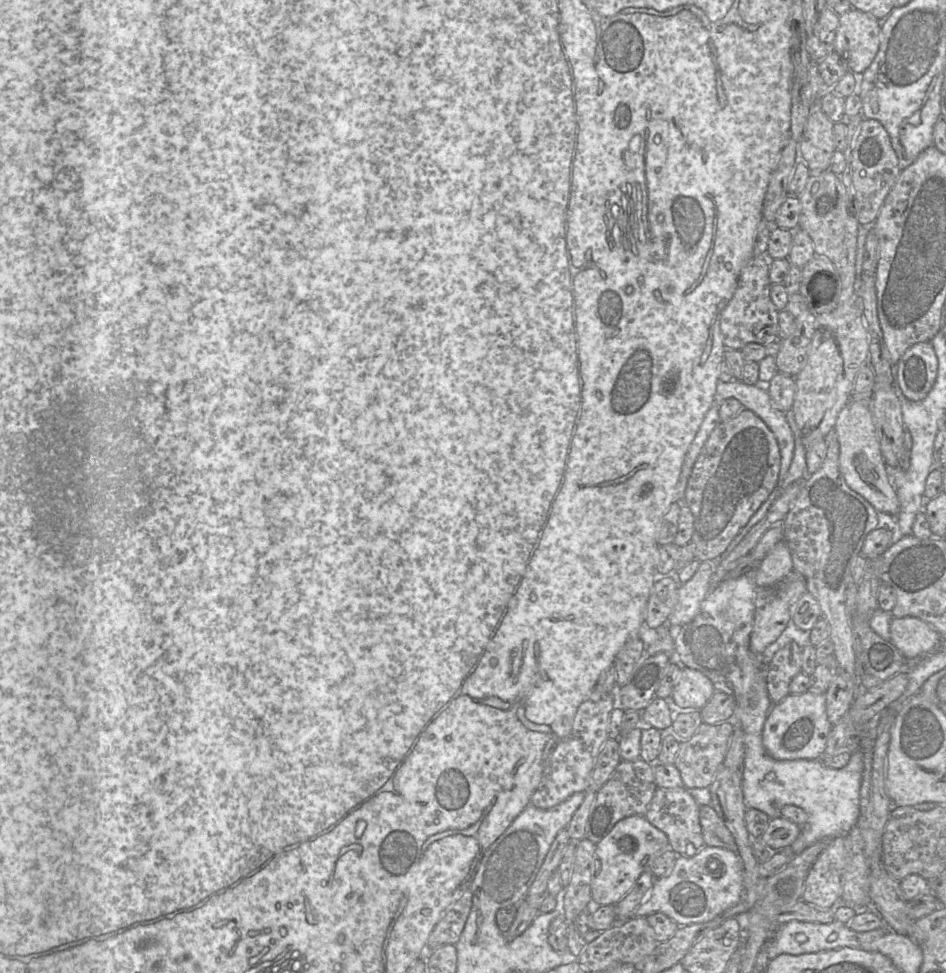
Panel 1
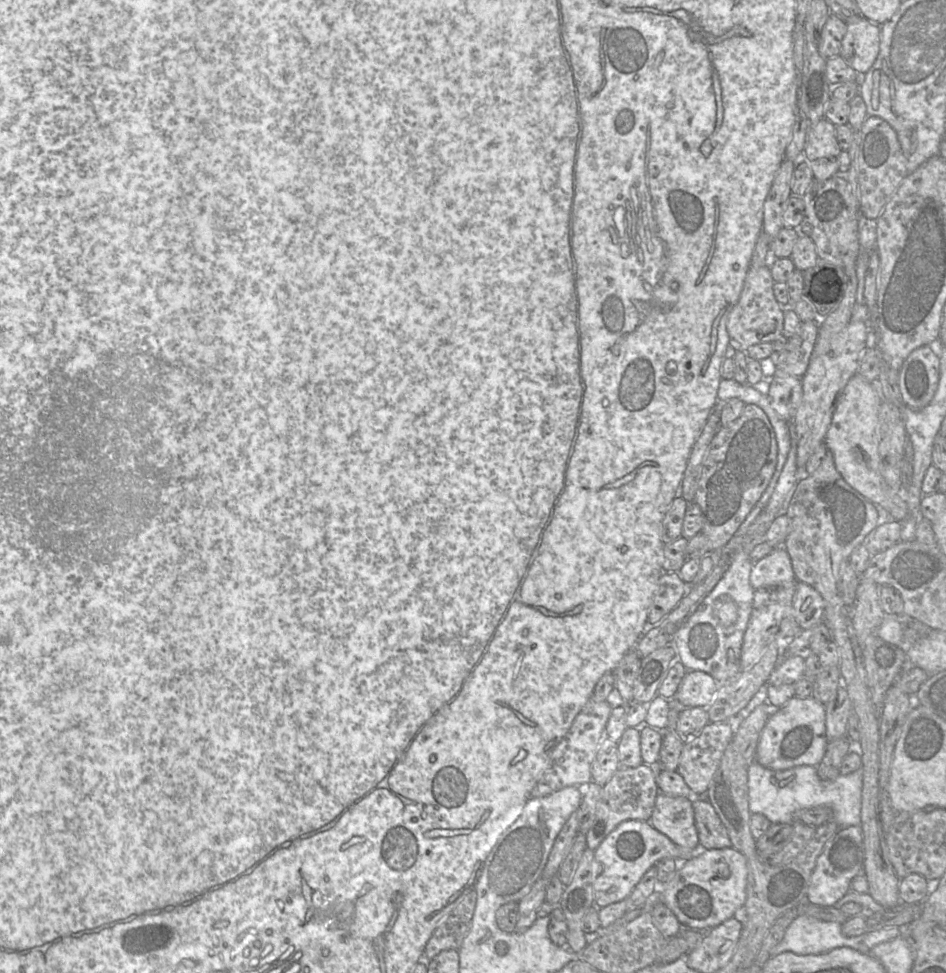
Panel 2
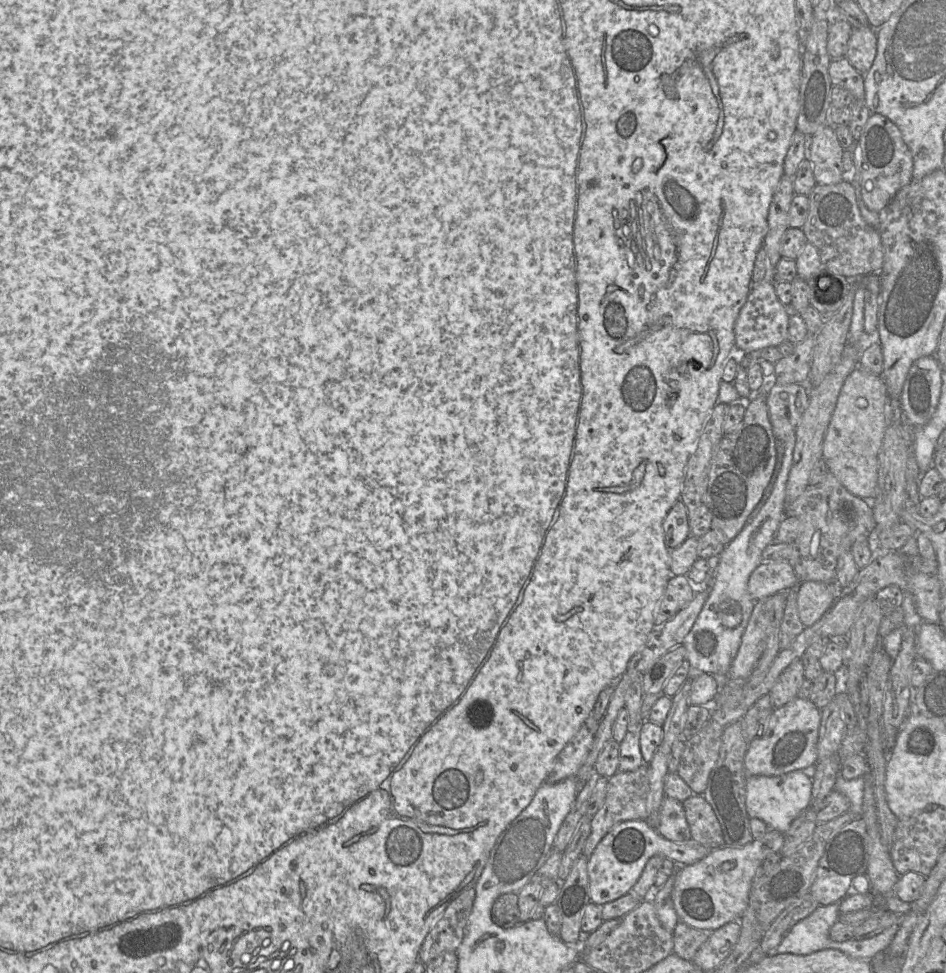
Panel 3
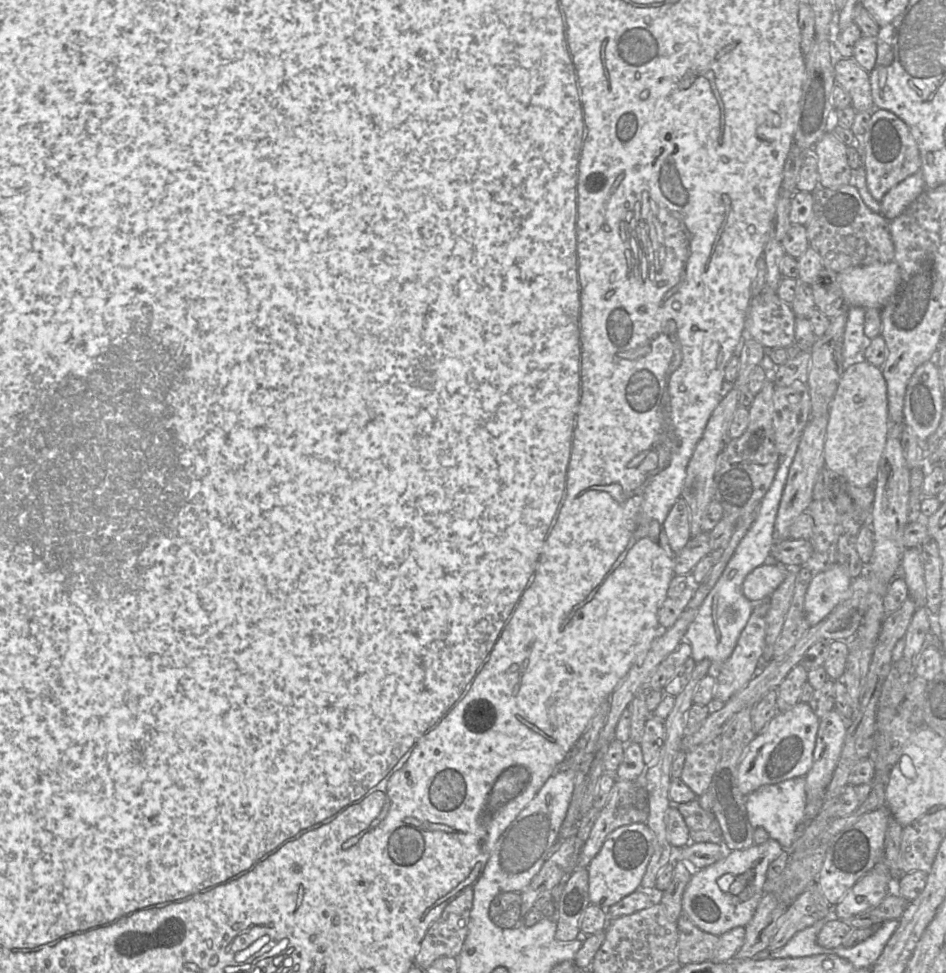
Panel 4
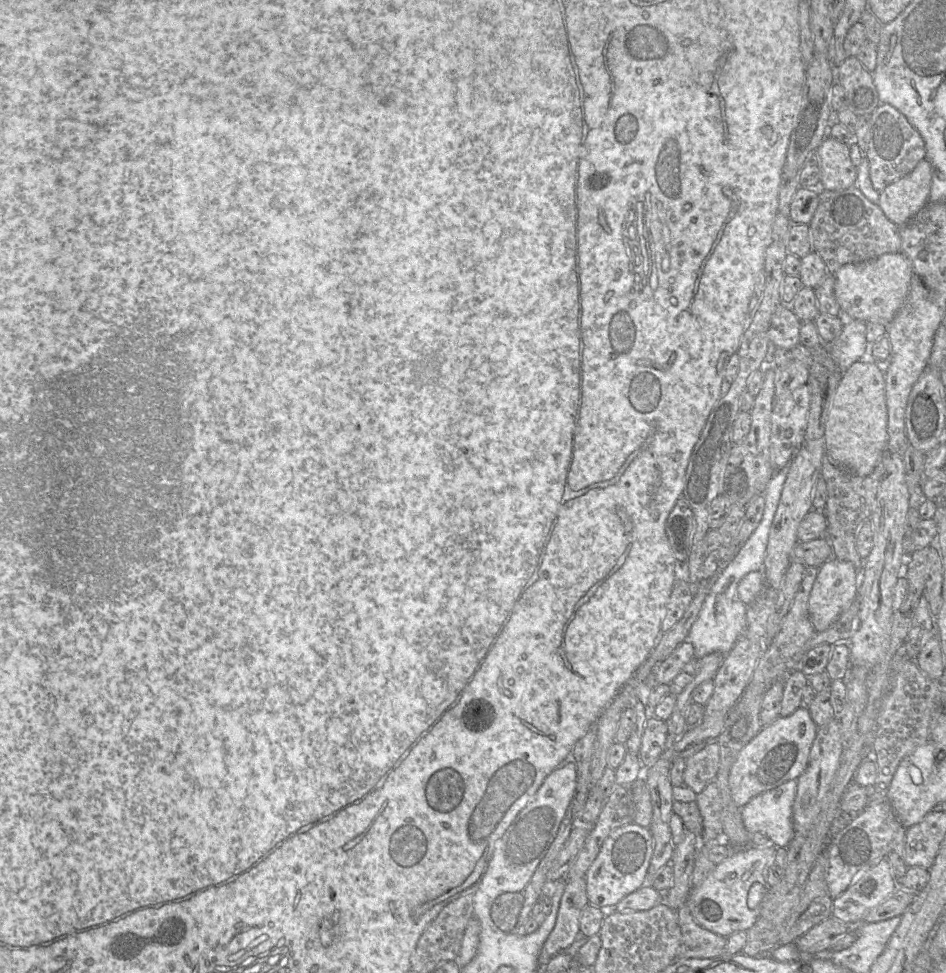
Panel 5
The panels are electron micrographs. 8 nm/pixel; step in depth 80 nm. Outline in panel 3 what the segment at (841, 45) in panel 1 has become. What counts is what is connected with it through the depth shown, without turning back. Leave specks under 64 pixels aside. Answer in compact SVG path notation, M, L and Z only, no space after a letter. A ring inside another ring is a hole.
M871 26L854 28L848 41L845 57L861 74L867 74L877 53L876 30Z

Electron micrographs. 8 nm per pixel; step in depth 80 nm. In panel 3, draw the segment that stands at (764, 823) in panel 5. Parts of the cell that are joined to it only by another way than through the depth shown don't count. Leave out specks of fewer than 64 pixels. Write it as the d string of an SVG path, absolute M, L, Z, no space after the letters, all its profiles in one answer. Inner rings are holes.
M796 770L780 776L747 776L747 812L750 818L759 818L769 828L785 834L793 820L810 805L812 785L812 776L809 770Z

